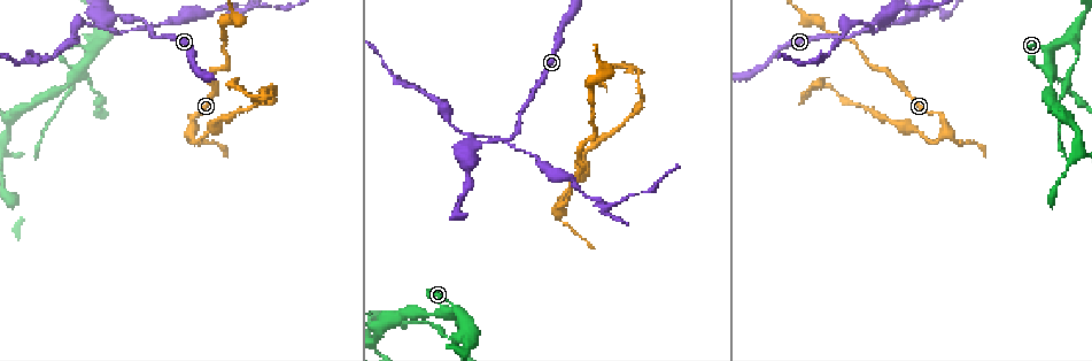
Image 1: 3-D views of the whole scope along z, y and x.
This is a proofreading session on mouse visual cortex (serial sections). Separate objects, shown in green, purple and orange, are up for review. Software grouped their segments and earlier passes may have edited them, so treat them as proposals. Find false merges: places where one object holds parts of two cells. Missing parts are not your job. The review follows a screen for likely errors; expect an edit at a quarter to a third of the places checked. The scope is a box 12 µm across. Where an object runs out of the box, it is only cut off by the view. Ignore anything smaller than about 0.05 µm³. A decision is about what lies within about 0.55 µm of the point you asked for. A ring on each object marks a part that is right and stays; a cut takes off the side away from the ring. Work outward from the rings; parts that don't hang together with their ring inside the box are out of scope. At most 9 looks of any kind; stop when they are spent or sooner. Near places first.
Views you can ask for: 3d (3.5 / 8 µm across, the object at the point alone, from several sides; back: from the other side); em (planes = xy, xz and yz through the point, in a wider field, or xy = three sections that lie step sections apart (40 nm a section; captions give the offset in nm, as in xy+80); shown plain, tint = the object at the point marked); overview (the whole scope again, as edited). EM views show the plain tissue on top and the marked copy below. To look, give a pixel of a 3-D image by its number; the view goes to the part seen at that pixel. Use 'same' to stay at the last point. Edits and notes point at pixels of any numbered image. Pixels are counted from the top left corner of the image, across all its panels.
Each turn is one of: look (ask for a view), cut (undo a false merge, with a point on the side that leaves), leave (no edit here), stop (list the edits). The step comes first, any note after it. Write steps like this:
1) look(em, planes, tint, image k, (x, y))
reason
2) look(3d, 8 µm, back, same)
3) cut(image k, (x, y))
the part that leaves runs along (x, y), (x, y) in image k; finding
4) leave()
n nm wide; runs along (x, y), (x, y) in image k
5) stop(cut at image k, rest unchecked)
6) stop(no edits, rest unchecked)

look(3d, 3.5 µm, image 1, (948, 133))
sharp bend

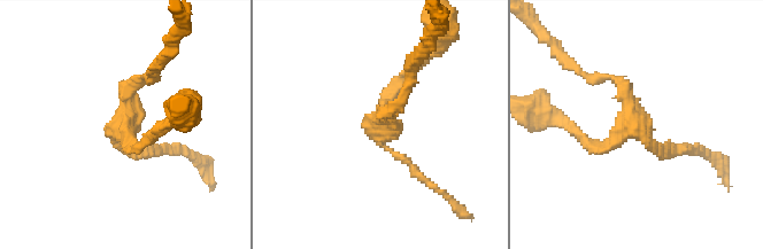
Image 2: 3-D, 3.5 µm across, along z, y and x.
look(em, xy, step 5, tint, image 2, (123, 123))

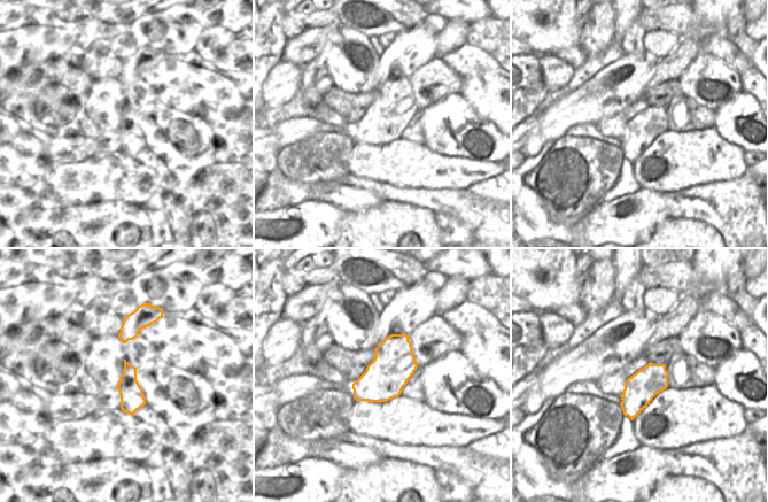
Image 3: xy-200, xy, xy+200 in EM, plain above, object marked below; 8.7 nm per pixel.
leave()
one cell here

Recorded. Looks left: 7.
look(3d, 8 µm, back, image 1, (633, 68))
abrupt turn

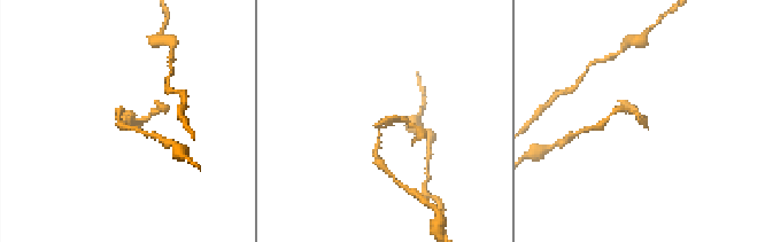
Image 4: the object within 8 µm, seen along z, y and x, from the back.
look(3d, 3.5 µm, image 4, (641, 123))

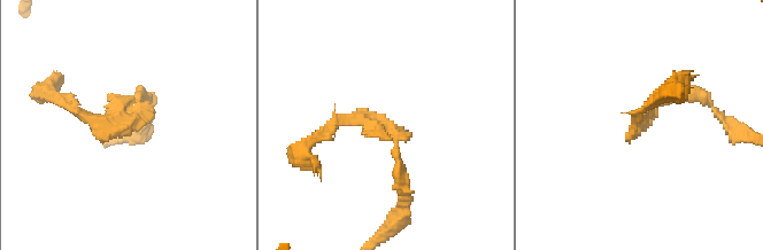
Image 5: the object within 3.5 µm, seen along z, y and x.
cut(image 5, (102, 120))
a second cell is stuck on

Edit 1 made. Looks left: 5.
look(overview)
see it whole again

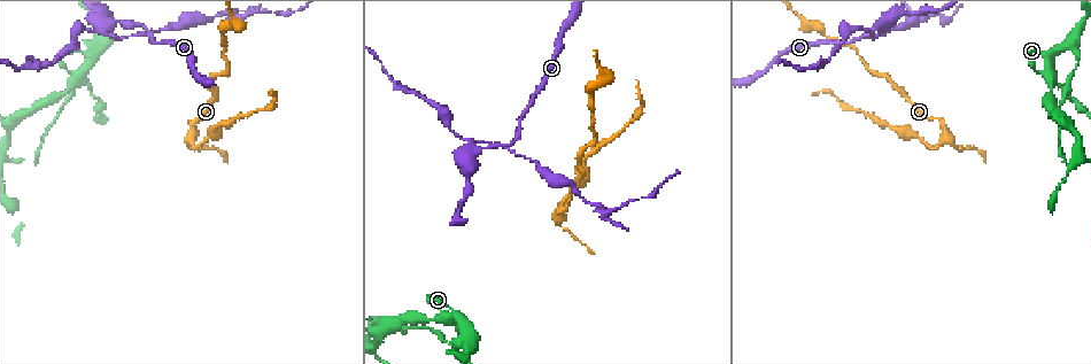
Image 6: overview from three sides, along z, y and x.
look(3d, 3.5 µm, image 6, (1049, 74))
a fork

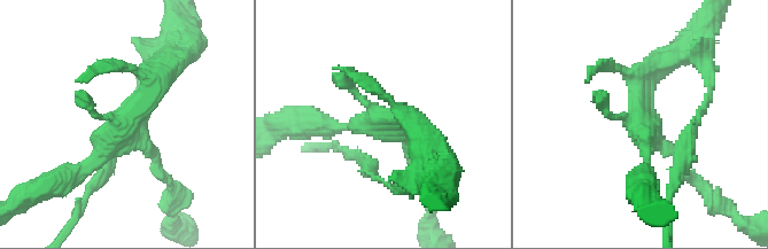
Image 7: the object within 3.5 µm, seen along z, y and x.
look(em, xy, step 1, tint, image 7, (125, 123))

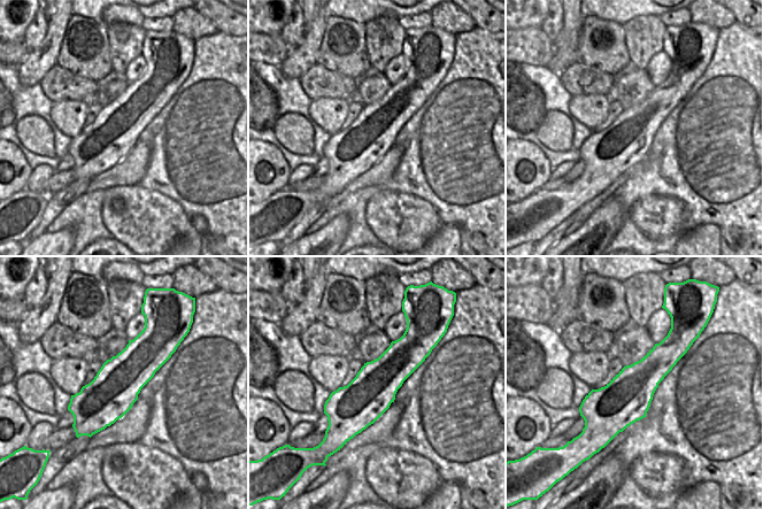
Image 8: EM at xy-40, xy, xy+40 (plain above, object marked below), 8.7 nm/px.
leave()
400 nm wide; runs along (134, 71), (153, 92), (68, 177) in image 7; all the same cell

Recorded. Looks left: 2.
look(3d, 8 µm, image 6, (106, 23))
four arms meet

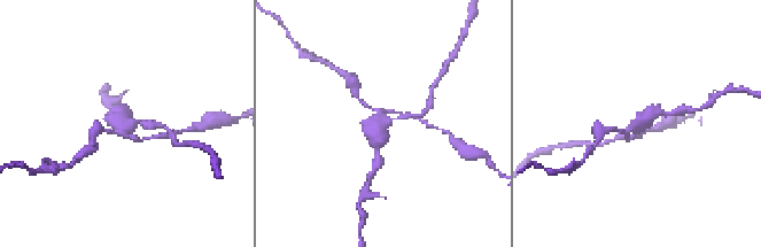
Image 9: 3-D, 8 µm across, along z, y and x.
look(em, xy, step 3, tint, image 9, (130, 126))
4 arms; arms of 100, 100, 200, 450 nm; now the EM

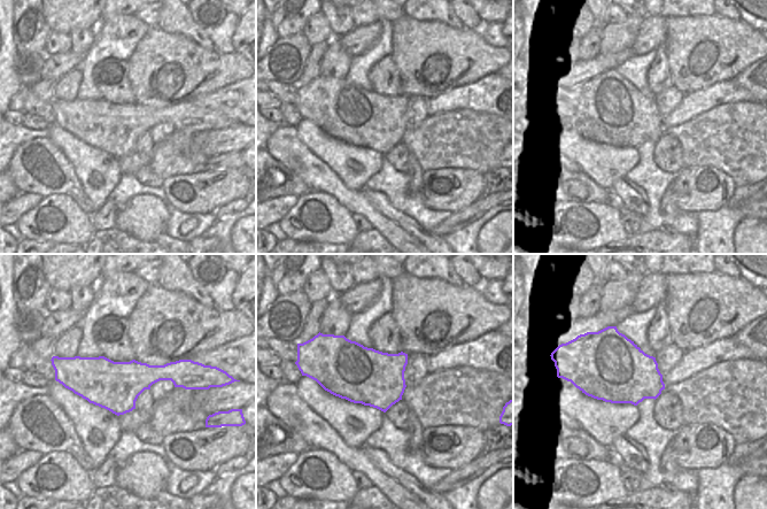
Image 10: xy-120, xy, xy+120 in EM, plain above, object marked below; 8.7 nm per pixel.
cut(image 9, (355, 93))
500 nm wide; a second cell is stuck on

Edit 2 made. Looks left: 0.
stop(cut at image 5, cut at image 9, rest unchecked)

